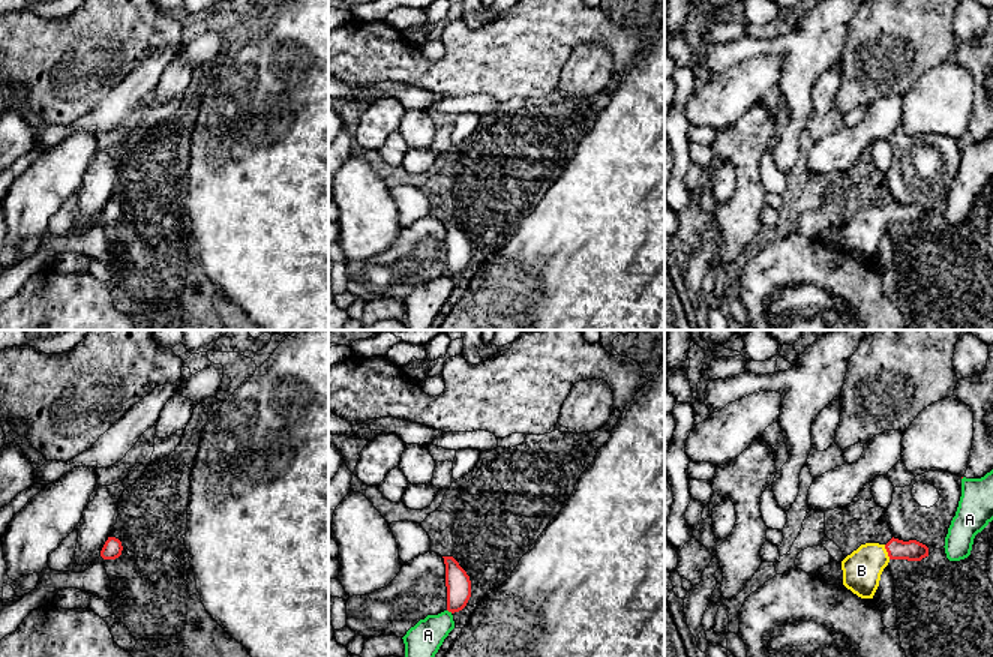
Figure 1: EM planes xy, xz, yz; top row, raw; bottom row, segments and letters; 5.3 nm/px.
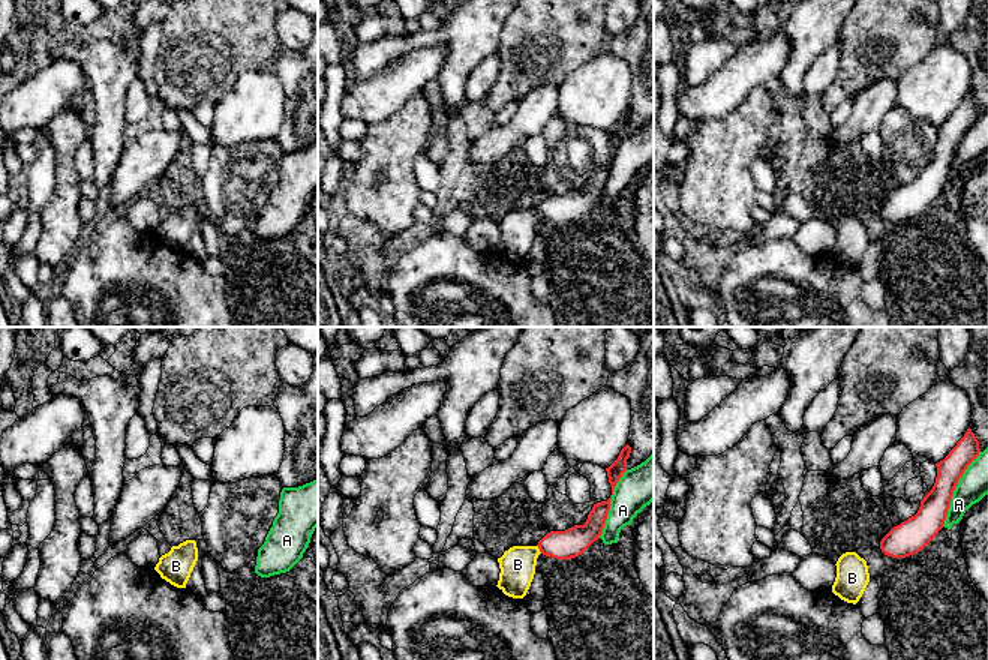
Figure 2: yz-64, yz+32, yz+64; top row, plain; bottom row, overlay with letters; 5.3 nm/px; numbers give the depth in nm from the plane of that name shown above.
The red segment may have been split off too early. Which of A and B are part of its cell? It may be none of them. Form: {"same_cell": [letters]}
{"same_cell": ["B"]}

